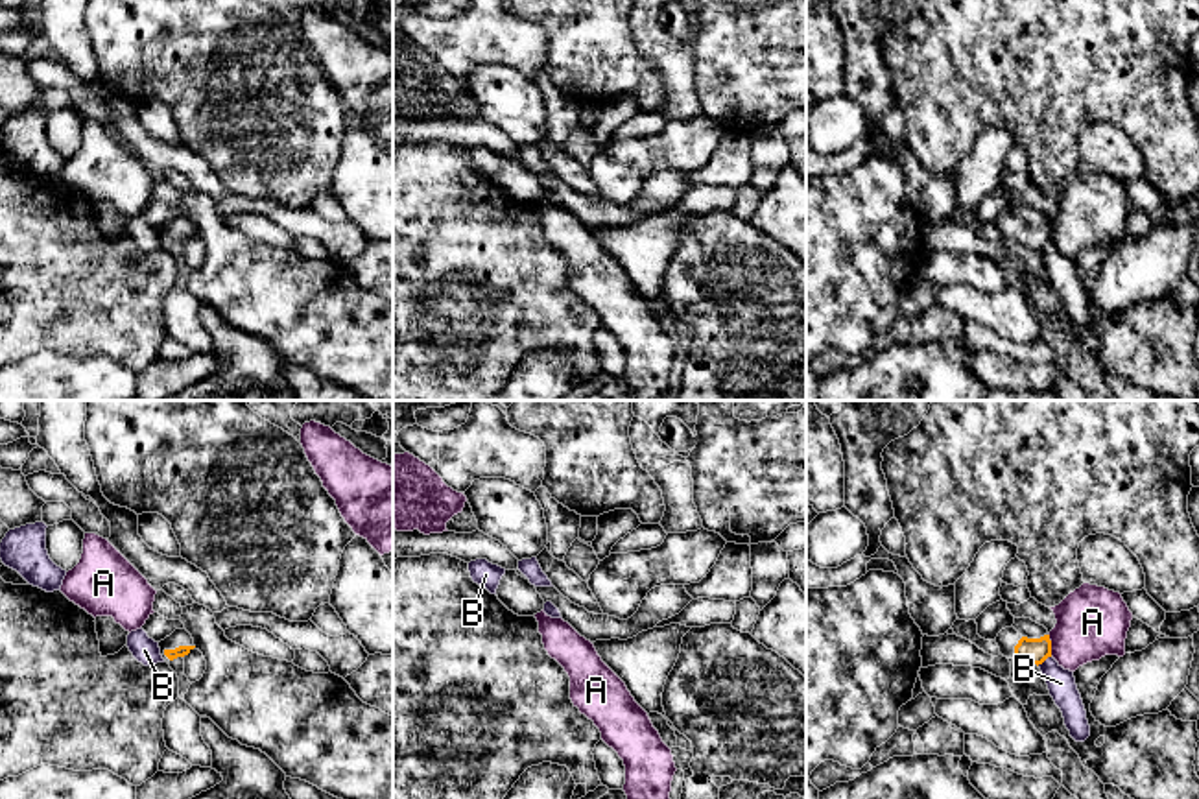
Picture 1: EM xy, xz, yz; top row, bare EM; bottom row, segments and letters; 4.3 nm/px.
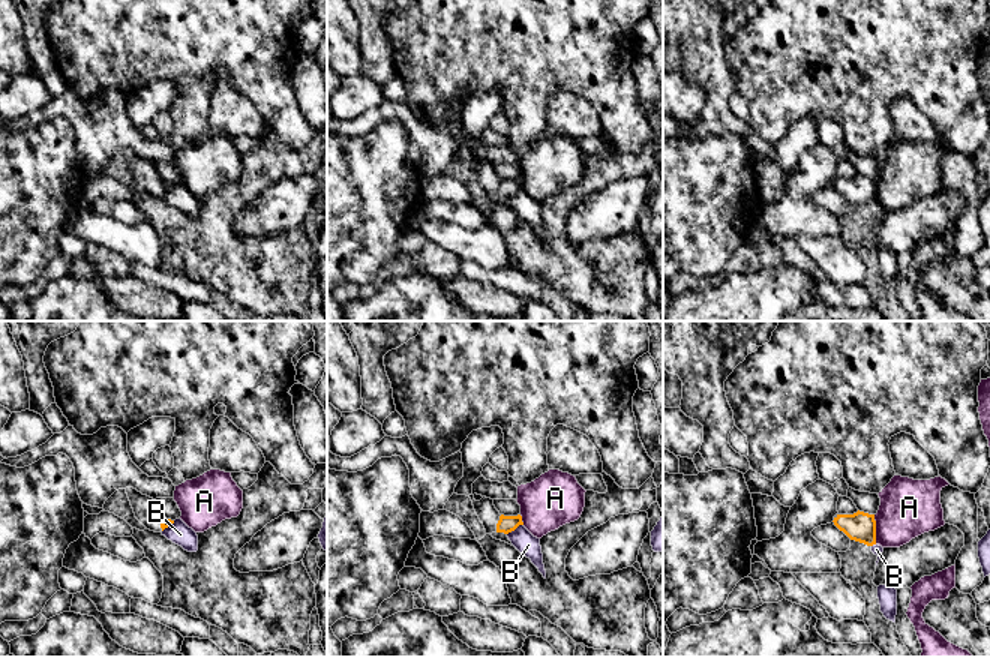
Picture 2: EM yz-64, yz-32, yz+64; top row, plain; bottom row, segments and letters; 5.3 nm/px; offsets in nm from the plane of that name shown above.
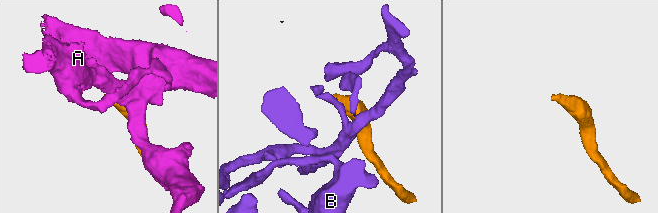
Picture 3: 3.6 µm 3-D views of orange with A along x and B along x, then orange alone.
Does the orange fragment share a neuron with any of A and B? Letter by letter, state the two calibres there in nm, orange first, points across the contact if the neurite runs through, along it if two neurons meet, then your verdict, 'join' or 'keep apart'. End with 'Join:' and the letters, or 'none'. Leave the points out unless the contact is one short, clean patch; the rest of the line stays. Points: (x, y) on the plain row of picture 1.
A: calibres 110 and 300 nm; keep apart
B: calibres 110 and 130 nm; keep apart
Join: none

